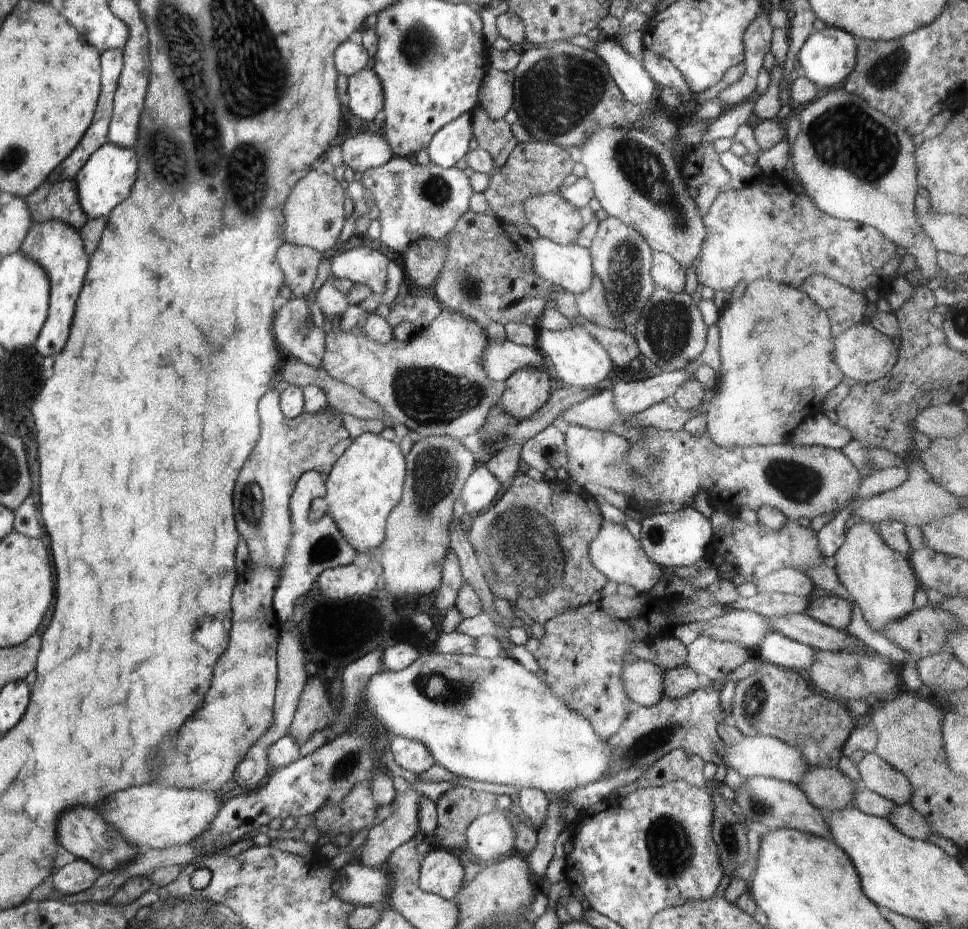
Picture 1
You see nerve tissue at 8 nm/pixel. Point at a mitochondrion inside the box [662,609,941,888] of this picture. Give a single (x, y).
(755, 702)

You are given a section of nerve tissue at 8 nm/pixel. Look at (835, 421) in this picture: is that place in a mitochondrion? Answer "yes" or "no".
no

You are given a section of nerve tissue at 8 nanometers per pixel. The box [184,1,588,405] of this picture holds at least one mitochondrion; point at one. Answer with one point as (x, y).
(421, 44)

